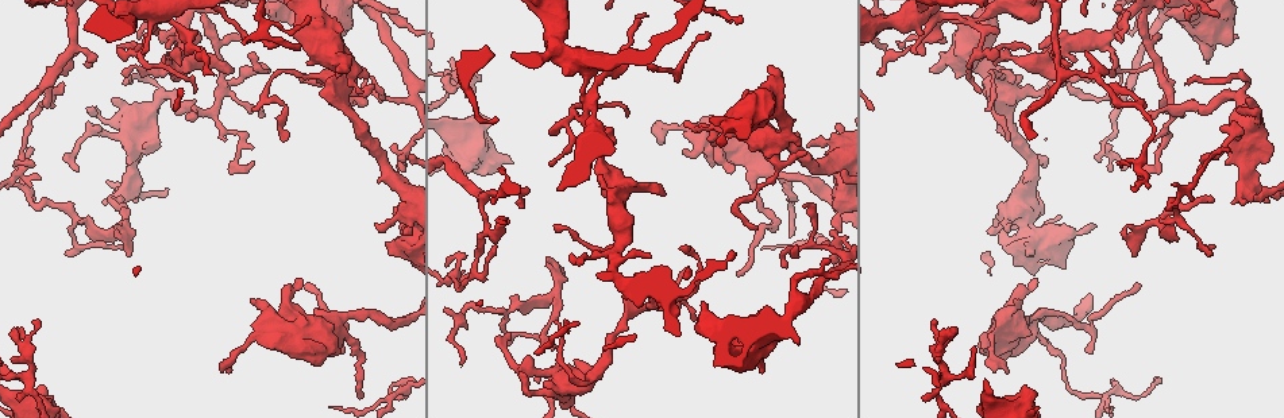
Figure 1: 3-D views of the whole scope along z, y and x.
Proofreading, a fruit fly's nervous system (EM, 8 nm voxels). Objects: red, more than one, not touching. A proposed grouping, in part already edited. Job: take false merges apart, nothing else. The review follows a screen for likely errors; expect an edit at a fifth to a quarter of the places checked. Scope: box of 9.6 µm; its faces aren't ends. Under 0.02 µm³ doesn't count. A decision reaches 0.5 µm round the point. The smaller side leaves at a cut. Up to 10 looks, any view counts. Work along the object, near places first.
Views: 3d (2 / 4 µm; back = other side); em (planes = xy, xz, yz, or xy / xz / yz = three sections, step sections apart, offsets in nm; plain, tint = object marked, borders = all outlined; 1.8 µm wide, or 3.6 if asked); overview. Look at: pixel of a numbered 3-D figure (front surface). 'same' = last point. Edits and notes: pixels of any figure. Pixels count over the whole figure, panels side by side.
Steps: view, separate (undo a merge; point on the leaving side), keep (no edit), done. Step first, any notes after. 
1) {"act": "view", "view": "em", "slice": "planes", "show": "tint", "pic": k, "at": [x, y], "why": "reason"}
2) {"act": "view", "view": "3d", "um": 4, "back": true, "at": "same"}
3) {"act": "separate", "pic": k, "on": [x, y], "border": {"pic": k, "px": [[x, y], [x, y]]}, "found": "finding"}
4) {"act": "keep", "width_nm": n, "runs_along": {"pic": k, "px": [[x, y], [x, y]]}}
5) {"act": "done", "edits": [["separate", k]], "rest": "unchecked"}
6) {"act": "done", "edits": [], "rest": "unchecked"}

{"act": "view", "view": "3d", "um": 2, "back": true, "pic": 1, "at": [615, 190], "why": "sharp bend"}

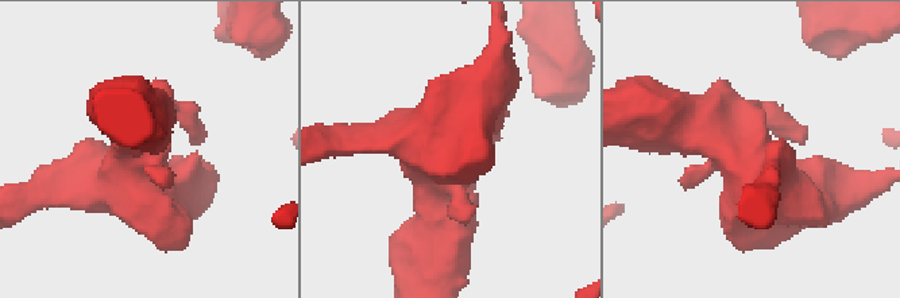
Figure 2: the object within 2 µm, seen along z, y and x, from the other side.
{"act": "view", "view": "em", "slice": "planes", "show": "borders", "pic": 2, "at": [438, 141]}

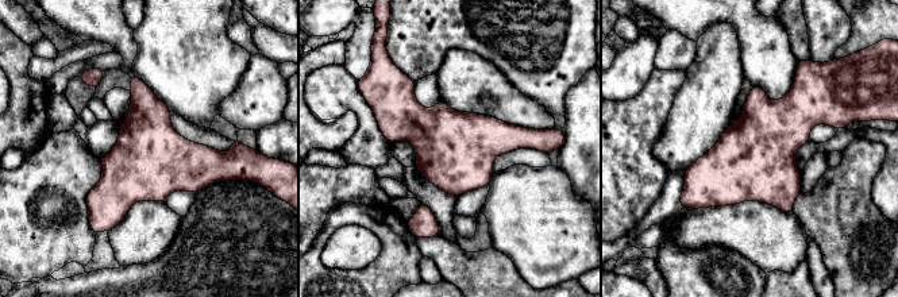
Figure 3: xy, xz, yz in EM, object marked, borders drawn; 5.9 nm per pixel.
{"act": "keep", "found": "continuous, no second neuron"}

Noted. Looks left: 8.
{"act": "view", "view": "3d", "um": 4, "pic": 1, "at": [967, 17], "why": "branch point"}

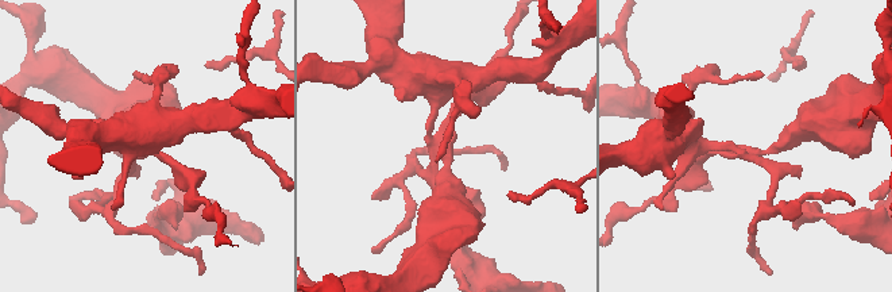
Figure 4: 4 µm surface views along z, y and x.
{"act": "view", "view": "em", "slice": "planes", "show": "borders", "pic": 4, "at": [747, 153]}

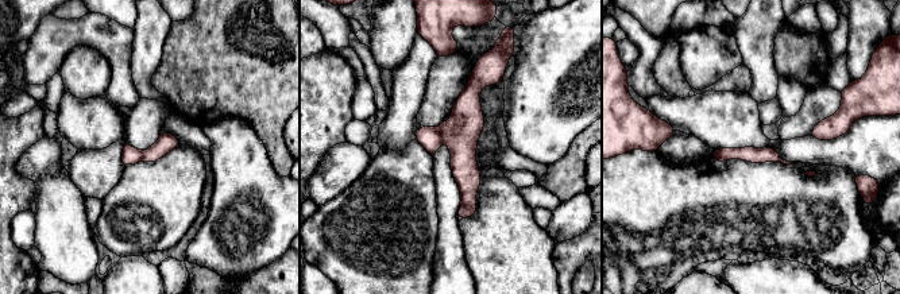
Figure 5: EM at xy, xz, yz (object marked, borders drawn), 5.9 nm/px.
{"act": "separate", "pic": 5, "on": [429, 138], "found": "two neurons meet here"}

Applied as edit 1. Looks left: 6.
{"act": "view", "view": "overview"}

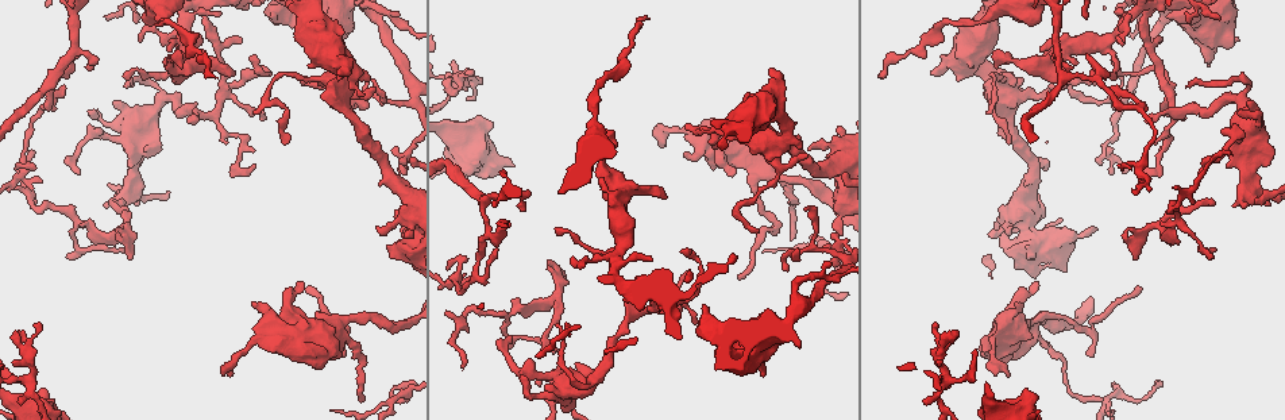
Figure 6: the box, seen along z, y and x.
{"act": "view", "view": "3d", "um": 2, "pic": 6, "at": [399, 185], "why": "arms run side by side"}

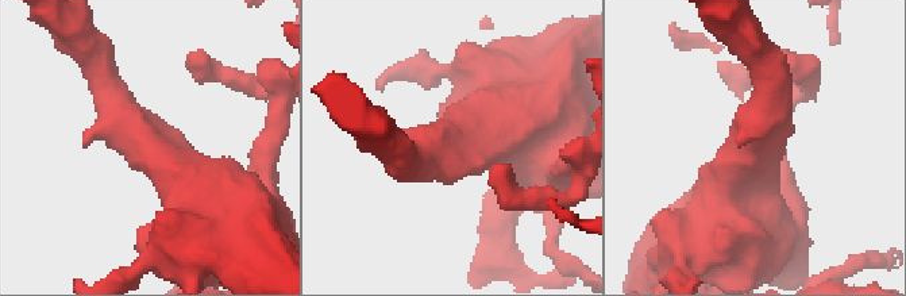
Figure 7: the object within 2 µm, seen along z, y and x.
{"act": "view", "view": "em", "slice": "planes", "show": "plain", "pic": 7, "at": [762, 147], "arms": 4}

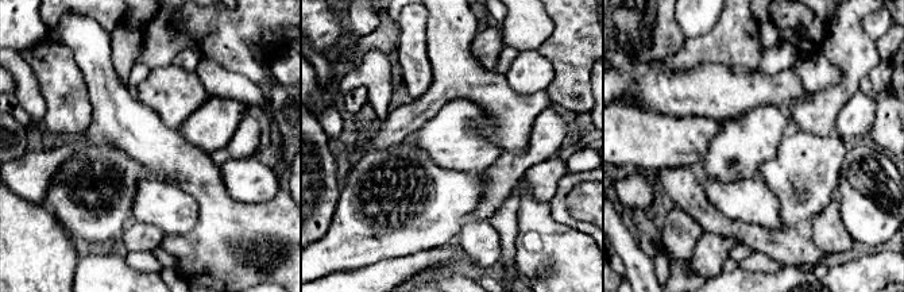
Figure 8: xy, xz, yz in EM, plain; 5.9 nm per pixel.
{"act": "view", "view": "em", "slice": "planes", "show": "tint", "at": "same", "why": "where the object lies"}

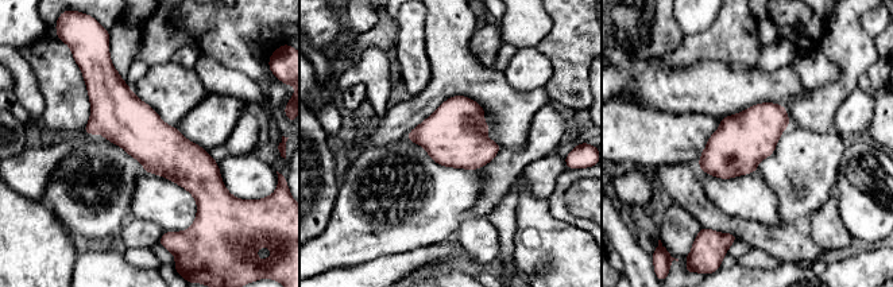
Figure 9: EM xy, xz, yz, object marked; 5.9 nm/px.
{"act": "keep", "width_nm": 300, "runs_along": {"pic": 9, "px": [[107, 74], [200, 205]]}, "found": "all the same neuron"}

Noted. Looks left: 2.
{"act": "view", "view": "em", "slice": "yz", "step": 4, "show": "tint", "pic": 6, "at": [948, 379], "why": "abrupt turn"}

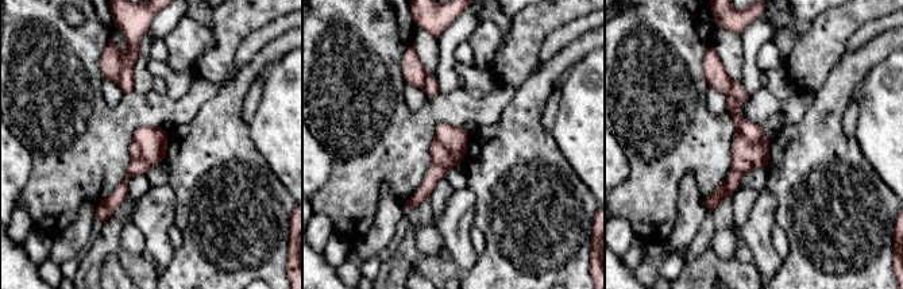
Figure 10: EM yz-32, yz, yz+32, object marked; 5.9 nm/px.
{"act": "separate", "pic": 10, "on": [747, 155], "width_nm": 200, "found": "two neurons meet here"}

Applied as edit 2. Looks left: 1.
{"act": "done", "edits": [["separate", 5], ["separate", 10]], "rest": "unchecked"}

